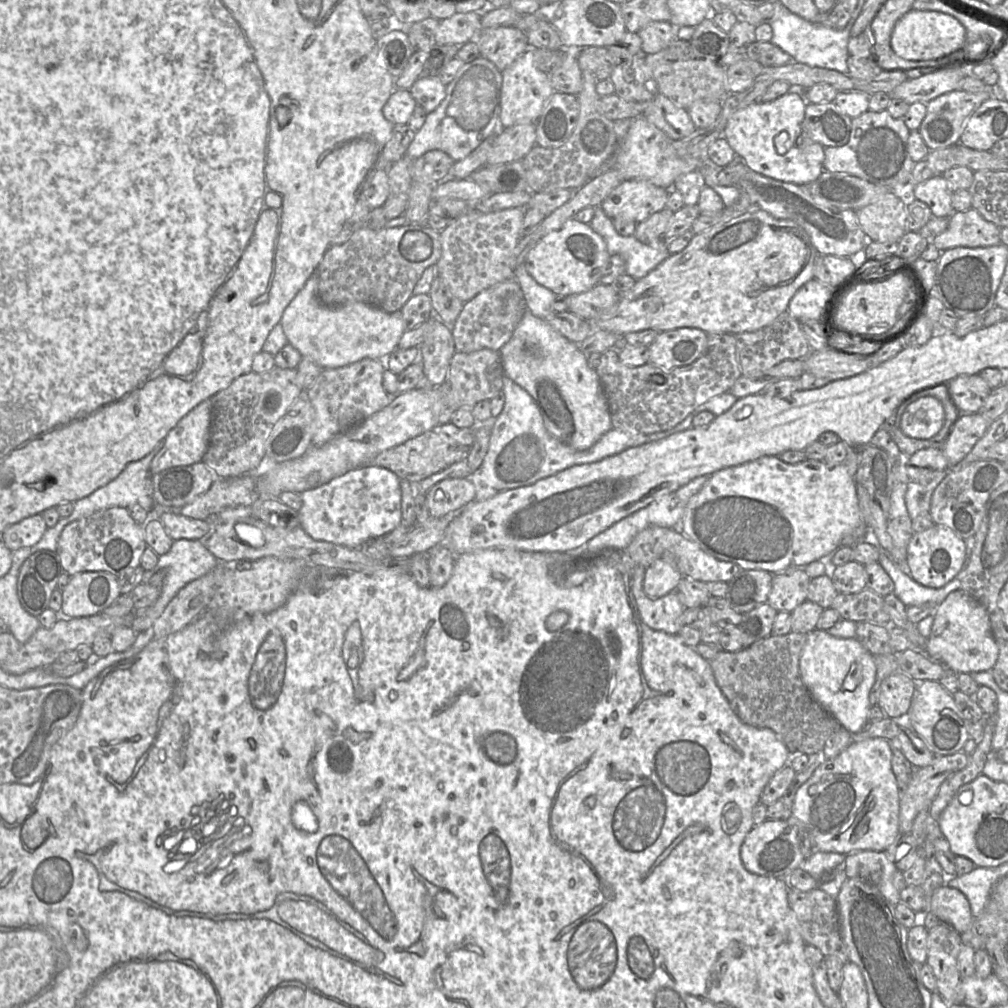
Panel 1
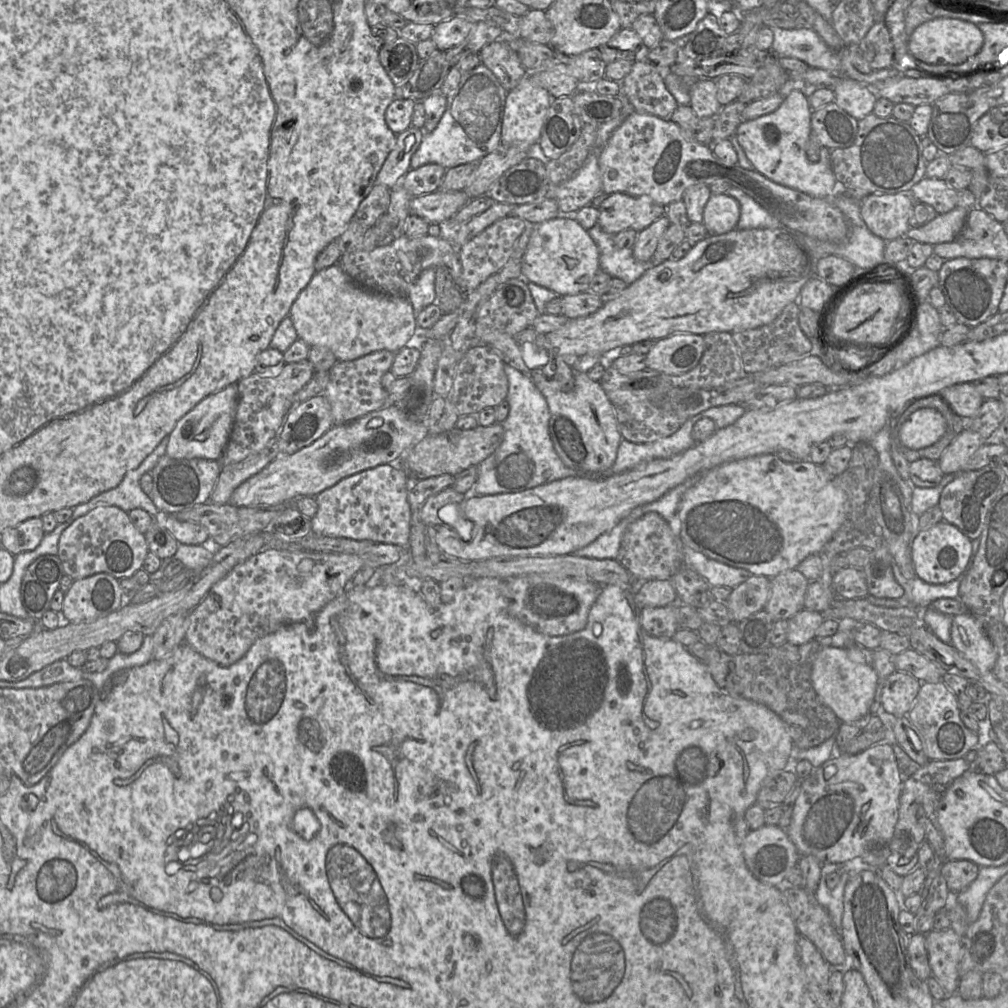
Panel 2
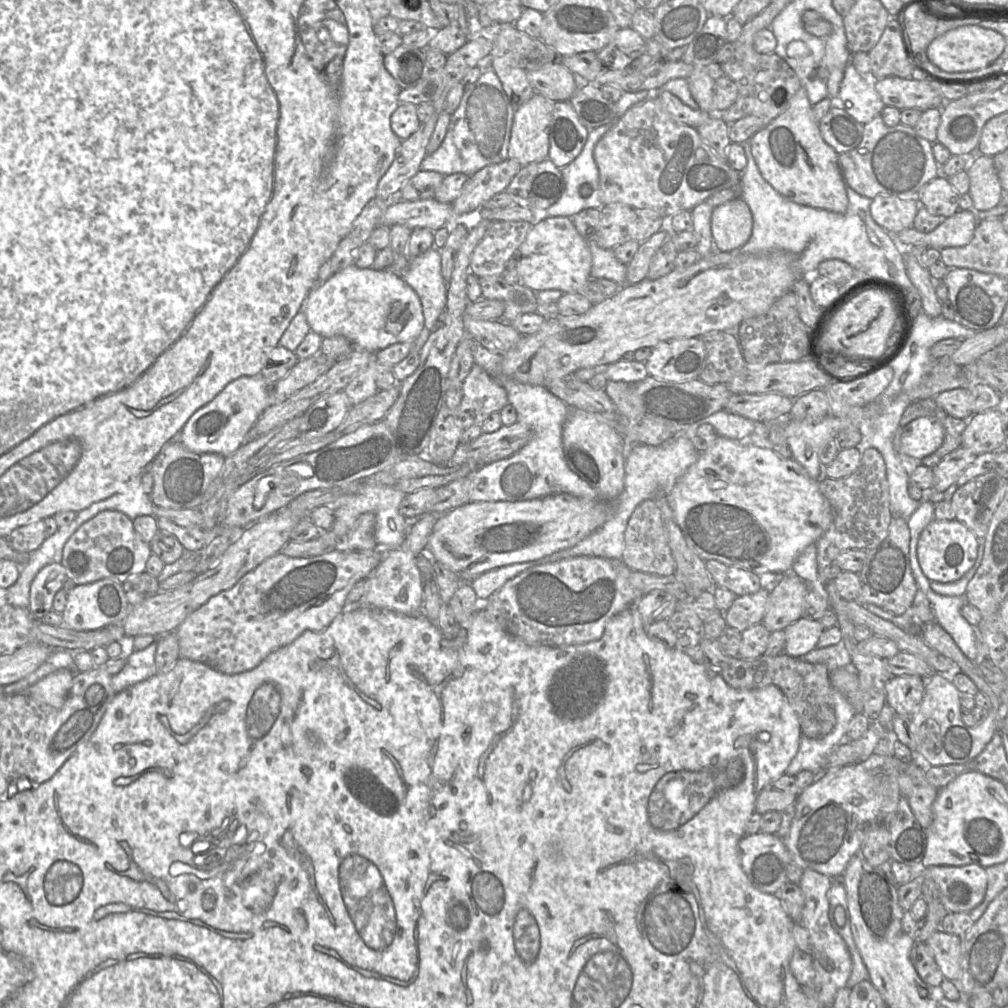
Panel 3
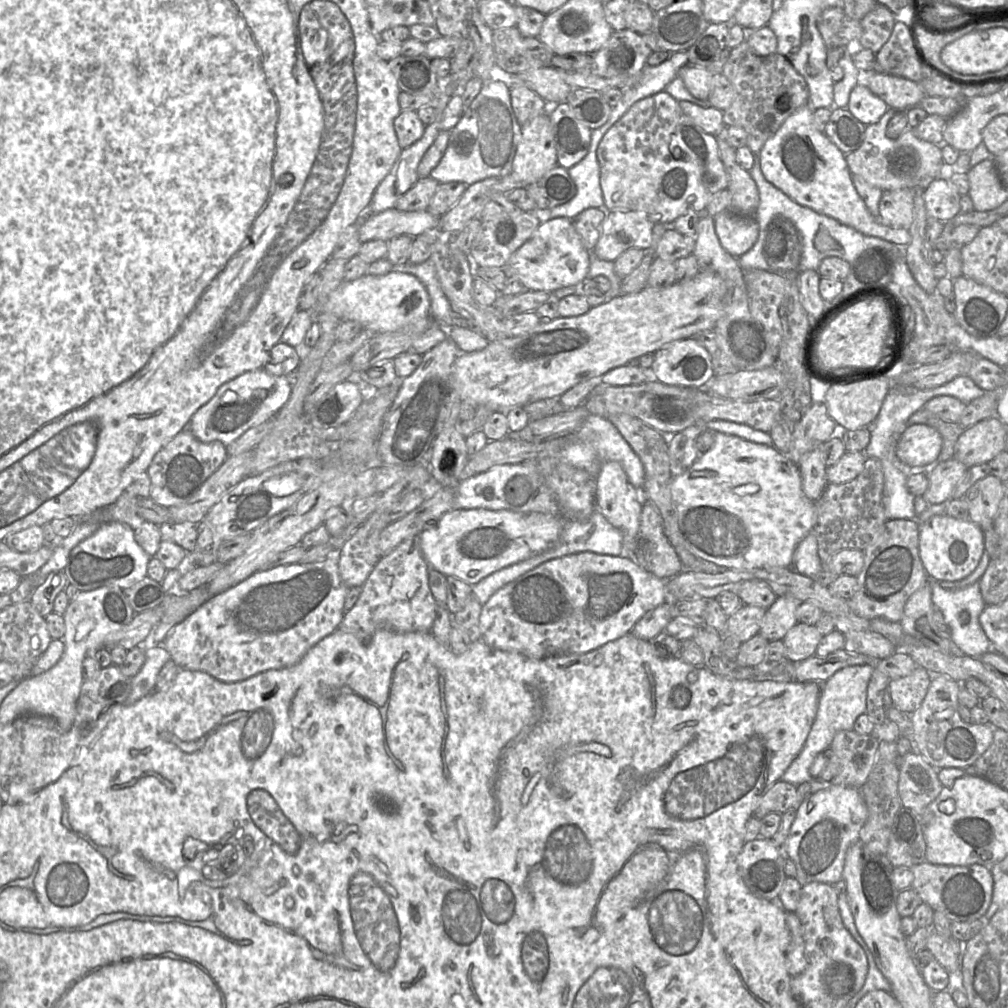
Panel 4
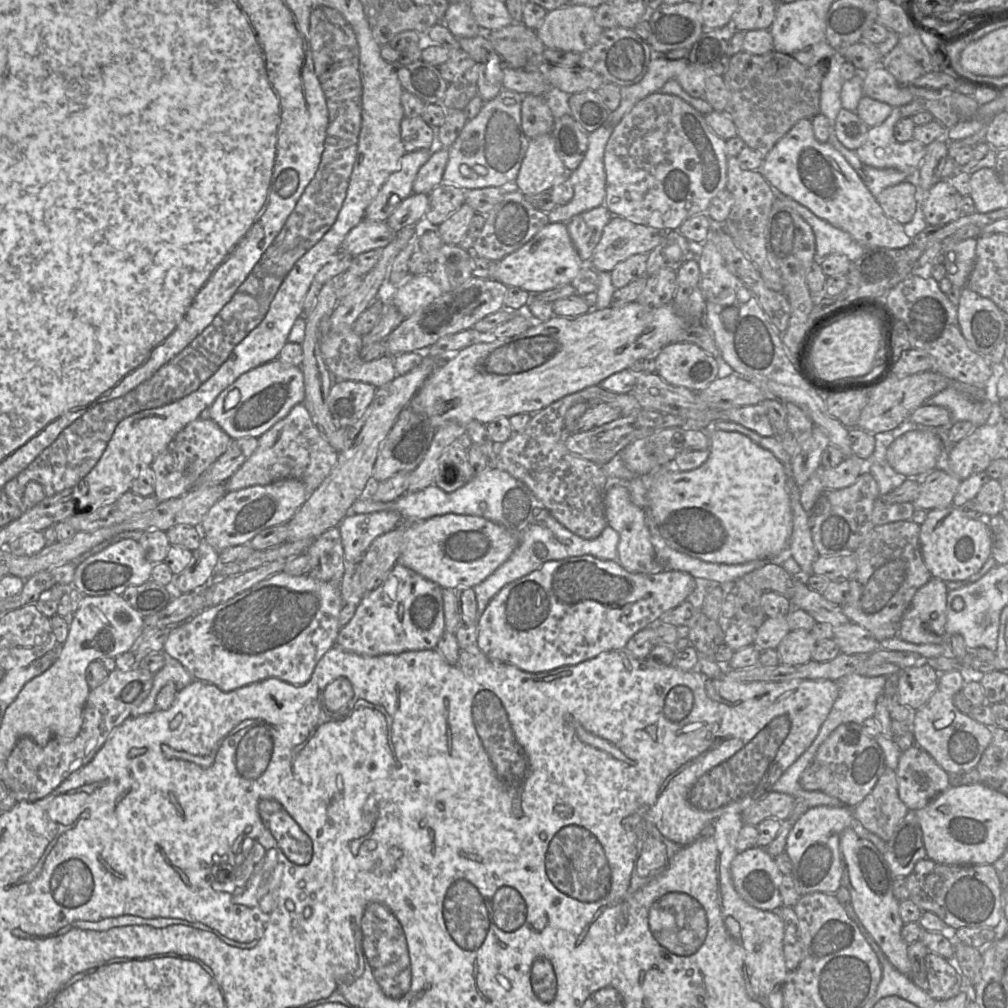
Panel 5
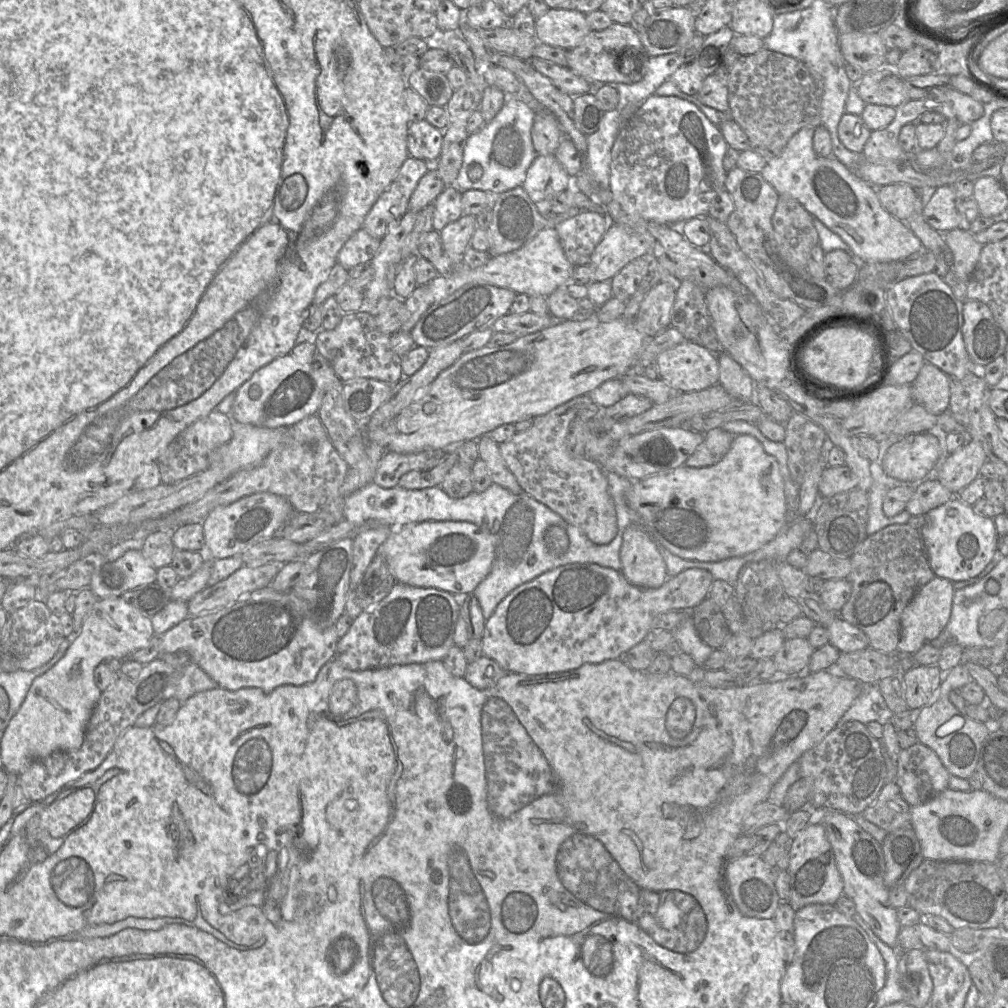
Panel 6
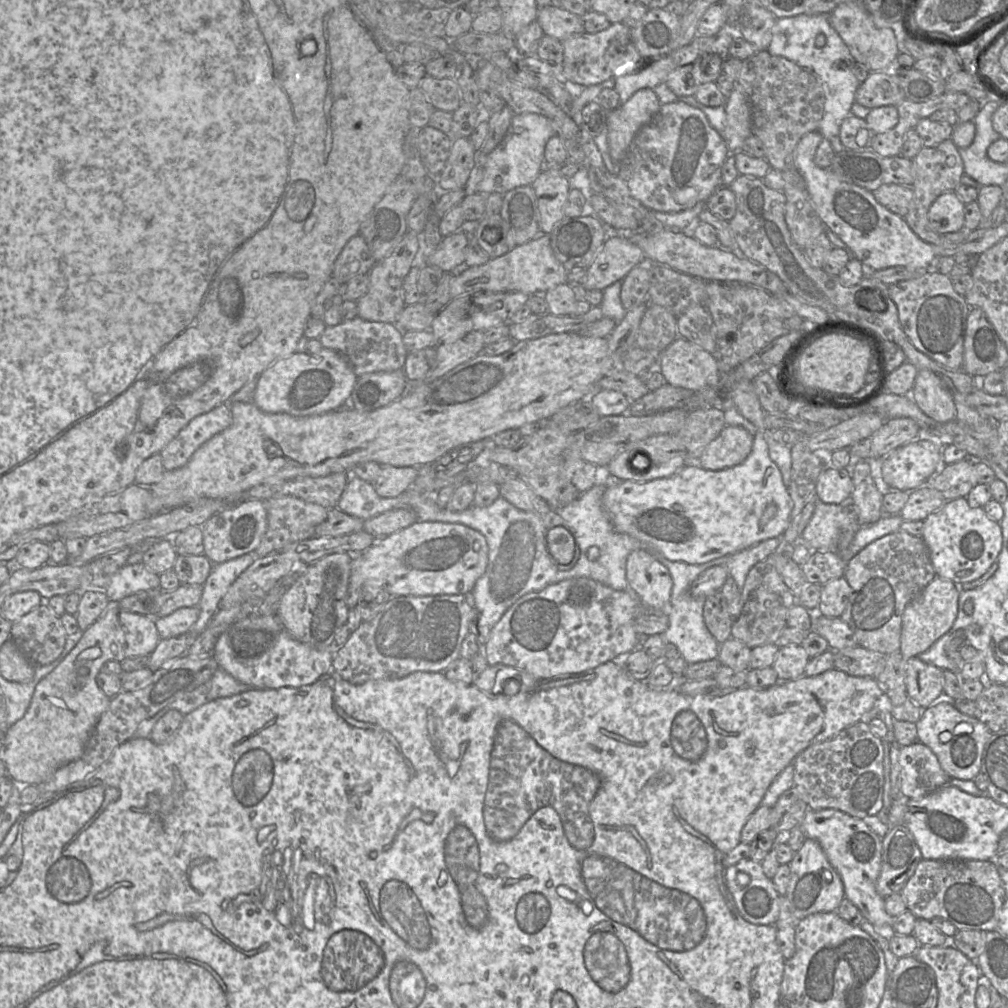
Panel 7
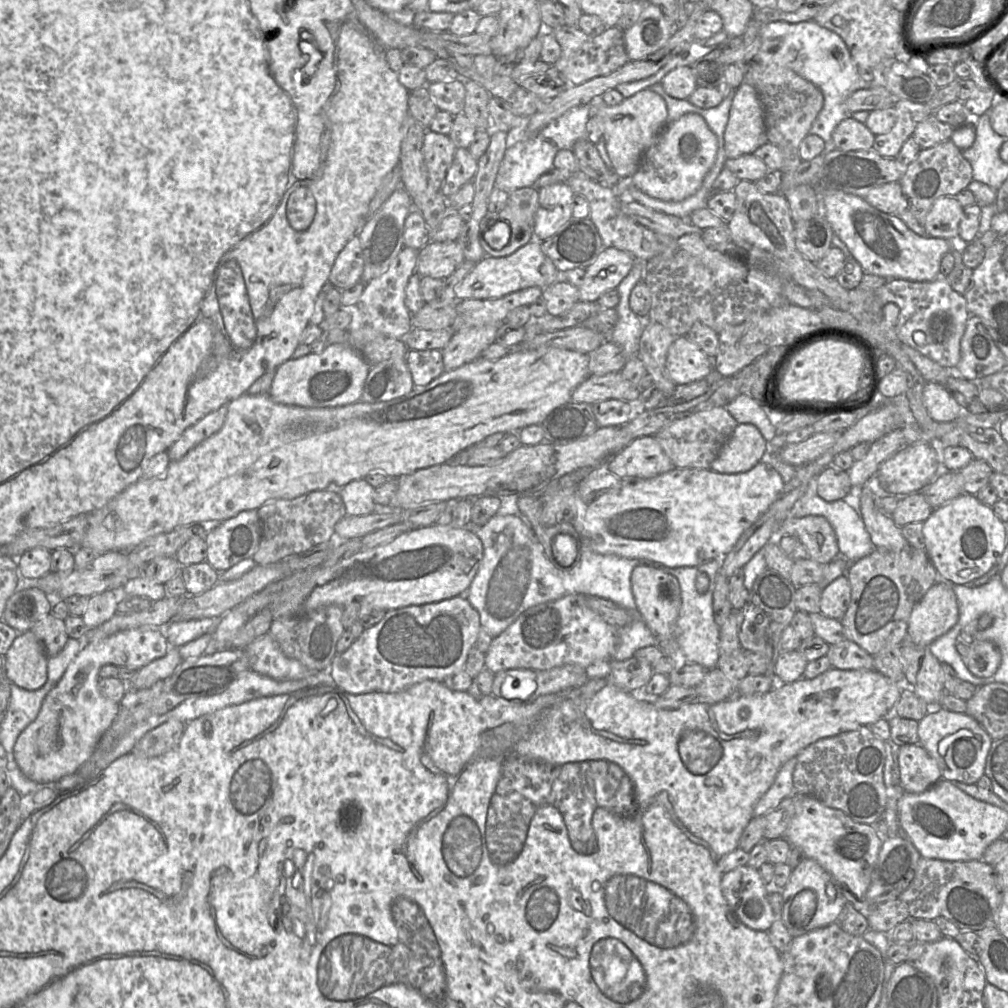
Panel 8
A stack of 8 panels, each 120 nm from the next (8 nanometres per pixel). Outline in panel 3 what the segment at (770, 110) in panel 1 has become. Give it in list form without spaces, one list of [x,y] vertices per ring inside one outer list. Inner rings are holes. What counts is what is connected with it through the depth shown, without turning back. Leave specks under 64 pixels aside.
[[[802,86],[791,98],[787,109],[750,139],[751,151],[762,177],[791,201],[843,214],[848,208],[846,183],[838,163],[839,154],[821,136],[812,106]]]

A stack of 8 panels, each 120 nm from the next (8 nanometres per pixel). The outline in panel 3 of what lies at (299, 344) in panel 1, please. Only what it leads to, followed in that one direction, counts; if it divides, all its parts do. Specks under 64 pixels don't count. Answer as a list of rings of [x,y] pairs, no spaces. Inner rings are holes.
[[[354,264],[311,289],[303,304],[310,329],[322,337],[343,335],[355,348],[375,353],[395,343],[414,342],[425,325],[417,293],[389,270],[361,269]]]

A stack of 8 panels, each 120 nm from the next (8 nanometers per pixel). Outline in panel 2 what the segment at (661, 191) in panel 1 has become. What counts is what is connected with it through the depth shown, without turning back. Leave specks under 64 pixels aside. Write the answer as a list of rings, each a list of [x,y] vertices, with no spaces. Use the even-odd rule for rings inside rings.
[[[623,192],[604,196],[598,202],[598,208],[598,224],[612,235],[625,229],[639,232],[666,212],[665,206],[647,196],[636,197]]]

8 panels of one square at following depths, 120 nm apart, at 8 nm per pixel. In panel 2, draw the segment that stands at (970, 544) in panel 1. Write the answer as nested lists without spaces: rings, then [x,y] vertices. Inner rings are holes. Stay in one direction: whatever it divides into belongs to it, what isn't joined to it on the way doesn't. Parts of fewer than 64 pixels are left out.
[[[973,539],[971,541],[972,545],[972,552],[970,554],[968,563],[964,569],[964,571],[961,573],[959,577],[954,579],[953,581],[946,583],[946,584],[929,584],[924,581],[922,581],[920,578],[915,577],[913,579],[906,579],[898,569],[897,565],[895,564],[894,560],[892,561],[892,569],[893,569],[893,574],[895,577],[895,580],[899,583],[899,585],[903,588],[904,590],[904,597],[905,599],[909,602],[911,606],[906,606],[906,607],[916,607],[916,608],[926,608],[927,606],[930,606],[931,602],[940,599],[940,598],[951,598],[951,599],[956,599],[958,598],[958,588],[959,585],[965,576],[965,574],[970,570],[975,555],[977,553],[977,550],[979,548],[979,539]]]

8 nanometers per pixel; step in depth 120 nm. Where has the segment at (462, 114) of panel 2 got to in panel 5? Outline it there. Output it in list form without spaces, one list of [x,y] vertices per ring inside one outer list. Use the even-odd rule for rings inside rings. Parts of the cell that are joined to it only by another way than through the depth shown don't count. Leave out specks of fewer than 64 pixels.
[[[503,88],[494,99],[483,103],[478,115],[467,121],[448,149],[449,158],[441,184],[455,185],[465,191],[485,187],[513,187],[529,144],[521,122],[521,103],[524,96]],[[462,165],[474,170],[472,178],[462,176]]]

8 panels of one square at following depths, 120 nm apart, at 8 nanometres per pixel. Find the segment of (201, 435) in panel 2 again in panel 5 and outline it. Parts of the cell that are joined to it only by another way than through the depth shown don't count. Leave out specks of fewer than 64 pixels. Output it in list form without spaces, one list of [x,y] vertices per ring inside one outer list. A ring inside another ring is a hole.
[[[275,359],[240,375],[218,395],[205,416],[216,422],[231,439],[258,438],[286,417],[304,398],[304,376],[300,366],[285,364]]]

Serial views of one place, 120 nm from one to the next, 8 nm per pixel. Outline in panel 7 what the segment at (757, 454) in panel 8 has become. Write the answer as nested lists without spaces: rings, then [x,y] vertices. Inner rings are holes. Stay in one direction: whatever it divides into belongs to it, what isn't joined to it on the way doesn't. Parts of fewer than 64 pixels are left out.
[[[725,426],[704,449],[697,464],[707,470],[723,470],[741,464],[751,453],[754,436],[741,426]]]

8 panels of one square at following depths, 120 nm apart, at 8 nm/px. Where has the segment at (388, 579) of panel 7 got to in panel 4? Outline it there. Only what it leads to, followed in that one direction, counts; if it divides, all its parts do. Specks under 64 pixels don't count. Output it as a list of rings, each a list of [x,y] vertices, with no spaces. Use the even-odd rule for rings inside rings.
[[[485,508],[451,509],[419,535],[429,566],[446,577],[456,577],[473,586],[504,567],[540,554],[557,544],[562,530],[560,515],[515,512]]]

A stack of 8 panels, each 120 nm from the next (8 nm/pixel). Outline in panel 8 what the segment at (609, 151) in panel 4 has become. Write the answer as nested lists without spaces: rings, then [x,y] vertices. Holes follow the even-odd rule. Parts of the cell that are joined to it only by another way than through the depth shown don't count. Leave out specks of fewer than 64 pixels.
[[[687,113],[668,123],[655,143],[643,154],[631,182],[647,195],[663,201],[682,201],[701,187],[704,177],[715,163],[718,152],[717,136],[702,116]]]

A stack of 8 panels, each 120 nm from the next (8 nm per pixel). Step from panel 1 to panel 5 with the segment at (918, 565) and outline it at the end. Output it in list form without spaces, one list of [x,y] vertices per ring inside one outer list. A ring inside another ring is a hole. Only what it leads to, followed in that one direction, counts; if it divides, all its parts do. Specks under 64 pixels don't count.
[[[954,505],[929,510],[925,521],[920,525],[919,538],[922,557],[931,576],[943,581],[963,581],[967,579],[978,572],[991,556],[992,534],[987,521],[968,518]]]

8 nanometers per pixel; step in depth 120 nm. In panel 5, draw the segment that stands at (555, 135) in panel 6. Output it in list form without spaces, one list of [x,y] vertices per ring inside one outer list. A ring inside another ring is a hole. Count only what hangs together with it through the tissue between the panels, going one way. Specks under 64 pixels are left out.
[[[526,94],[521,103],[522,129],[528,139],[552,132],[553,114],[543,96]]]

